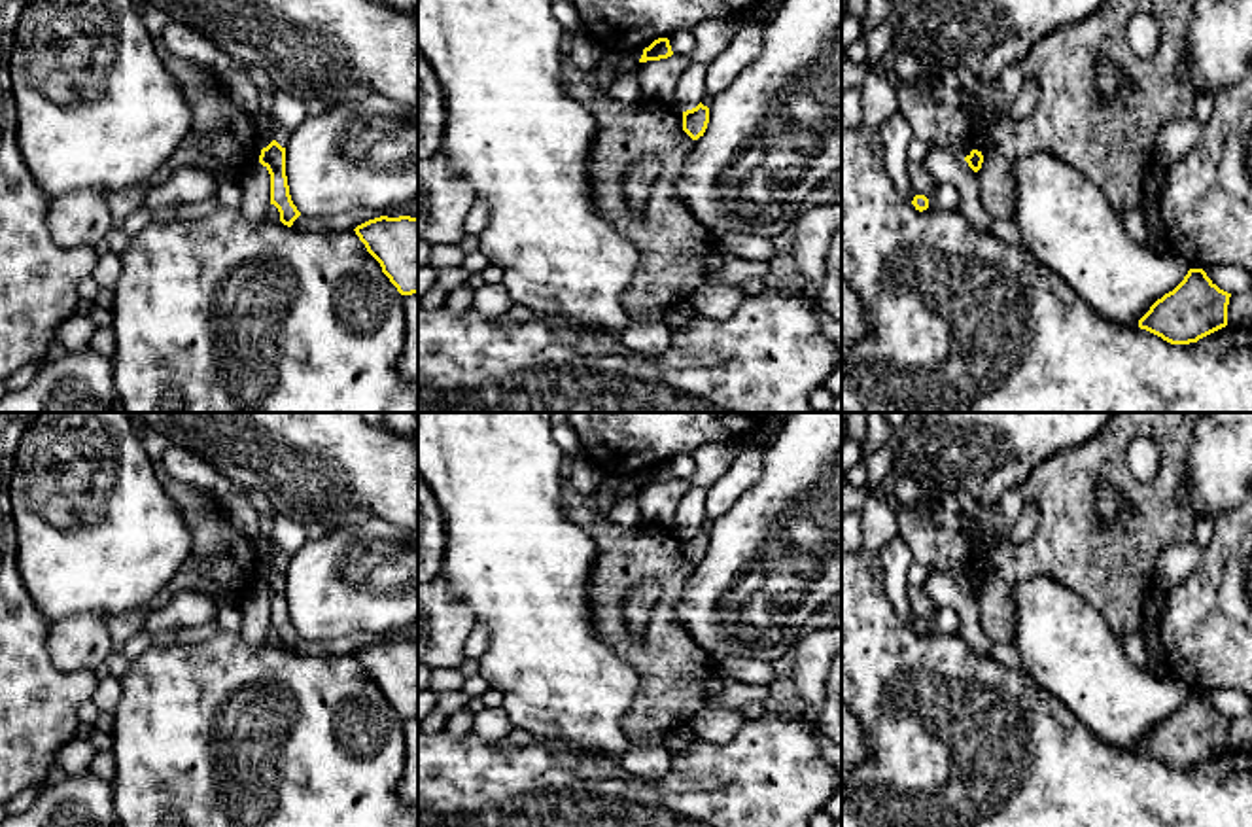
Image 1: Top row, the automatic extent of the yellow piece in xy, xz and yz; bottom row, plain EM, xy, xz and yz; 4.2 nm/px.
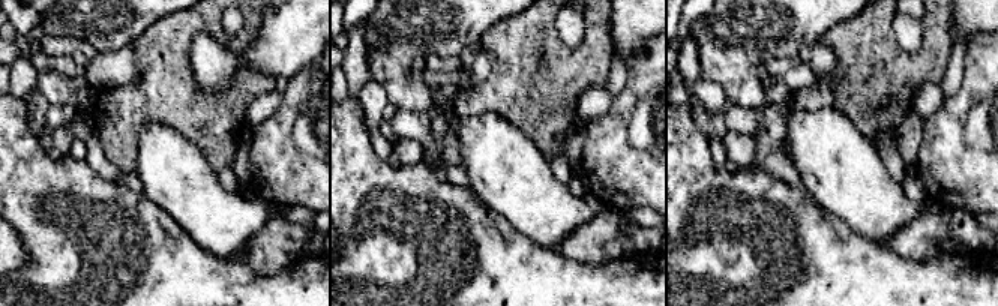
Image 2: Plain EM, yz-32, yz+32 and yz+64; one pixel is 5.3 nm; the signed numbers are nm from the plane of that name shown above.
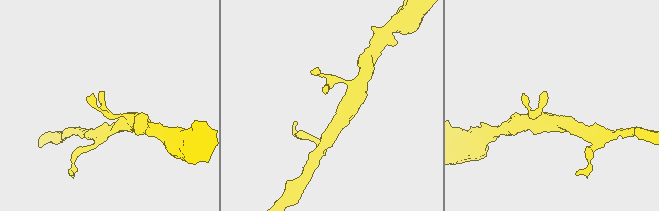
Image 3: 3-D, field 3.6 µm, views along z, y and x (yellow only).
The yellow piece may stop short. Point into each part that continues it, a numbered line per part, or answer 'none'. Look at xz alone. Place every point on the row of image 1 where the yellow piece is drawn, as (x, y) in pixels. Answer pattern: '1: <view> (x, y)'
none

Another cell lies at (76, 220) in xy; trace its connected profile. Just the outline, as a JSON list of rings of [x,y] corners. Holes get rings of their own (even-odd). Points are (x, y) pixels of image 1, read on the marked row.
[[[74,191],[49,199],[47,229],[62,248],[96,248],[112,229],[102,191]]]

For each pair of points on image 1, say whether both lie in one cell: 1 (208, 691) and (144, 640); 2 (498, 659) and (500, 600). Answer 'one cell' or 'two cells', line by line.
1: two cells
2: one cell

